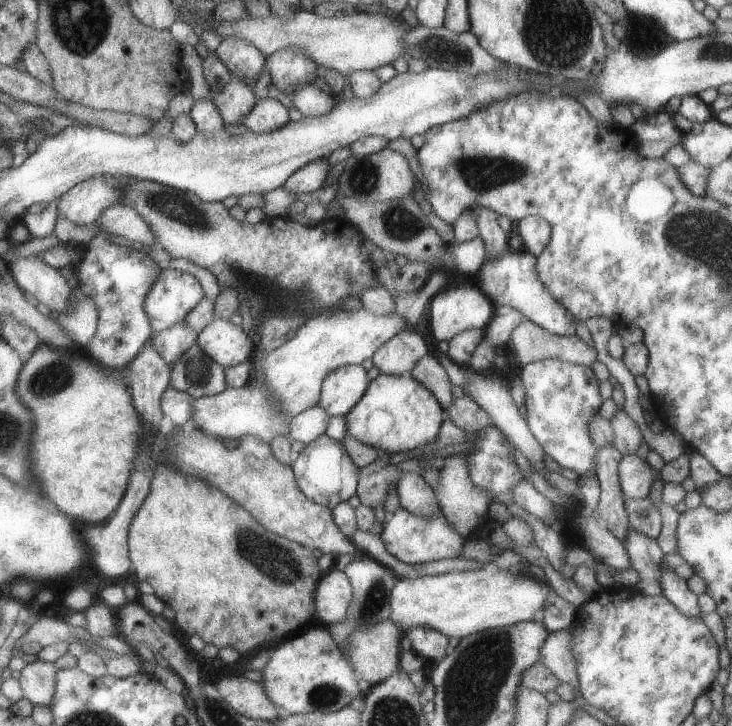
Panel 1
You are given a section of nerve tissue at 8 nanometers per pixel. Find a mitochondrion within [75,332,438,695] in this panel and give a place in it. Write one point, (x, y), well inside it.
(280, 564)

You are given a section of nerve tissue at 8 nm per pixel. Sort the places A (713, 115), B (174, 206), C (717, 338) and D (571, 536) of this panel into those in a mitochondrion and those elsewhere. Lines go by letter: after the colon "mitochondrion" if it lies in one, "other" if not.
A: other
B: mitochondrion
C: other
D: other

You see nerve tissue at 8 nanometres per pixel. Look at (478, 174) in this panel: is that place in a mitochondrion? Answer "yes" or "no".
yes

